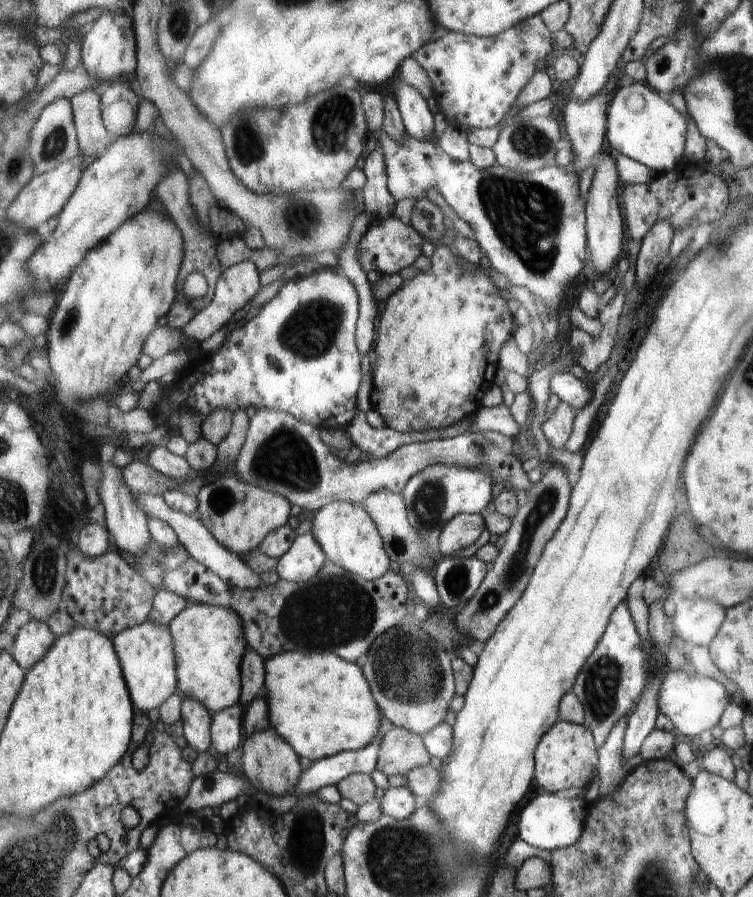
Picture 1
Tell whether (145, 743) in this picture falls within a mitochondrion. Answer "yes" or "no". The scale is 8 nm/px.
no

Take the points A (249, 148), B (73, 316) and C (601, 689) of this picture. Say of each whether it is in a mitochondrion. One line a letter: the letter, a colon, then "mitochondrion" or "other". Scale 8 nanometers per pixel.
A: mitochondrion
B: mitochondrion
C: mitochondrion

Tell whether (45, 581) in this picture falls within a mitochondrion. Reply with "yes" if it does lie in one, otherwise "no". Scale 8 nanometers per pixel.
yes

